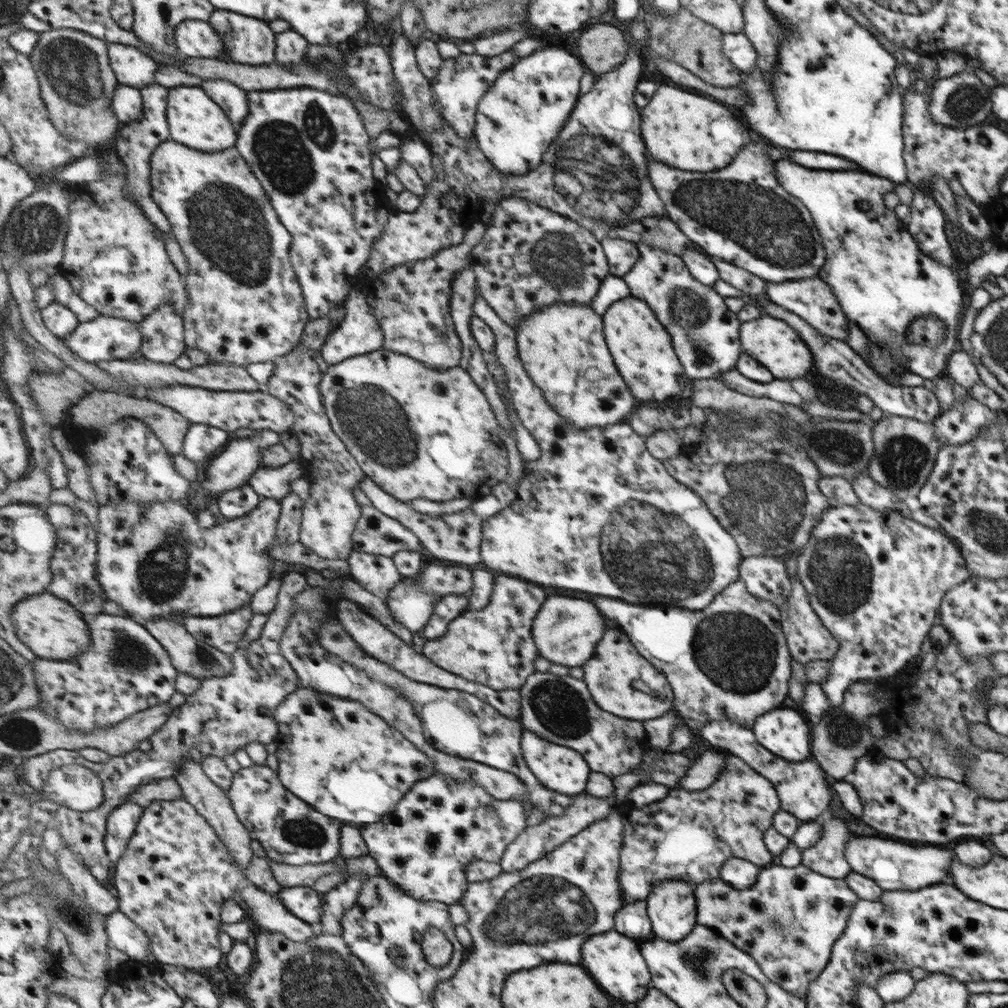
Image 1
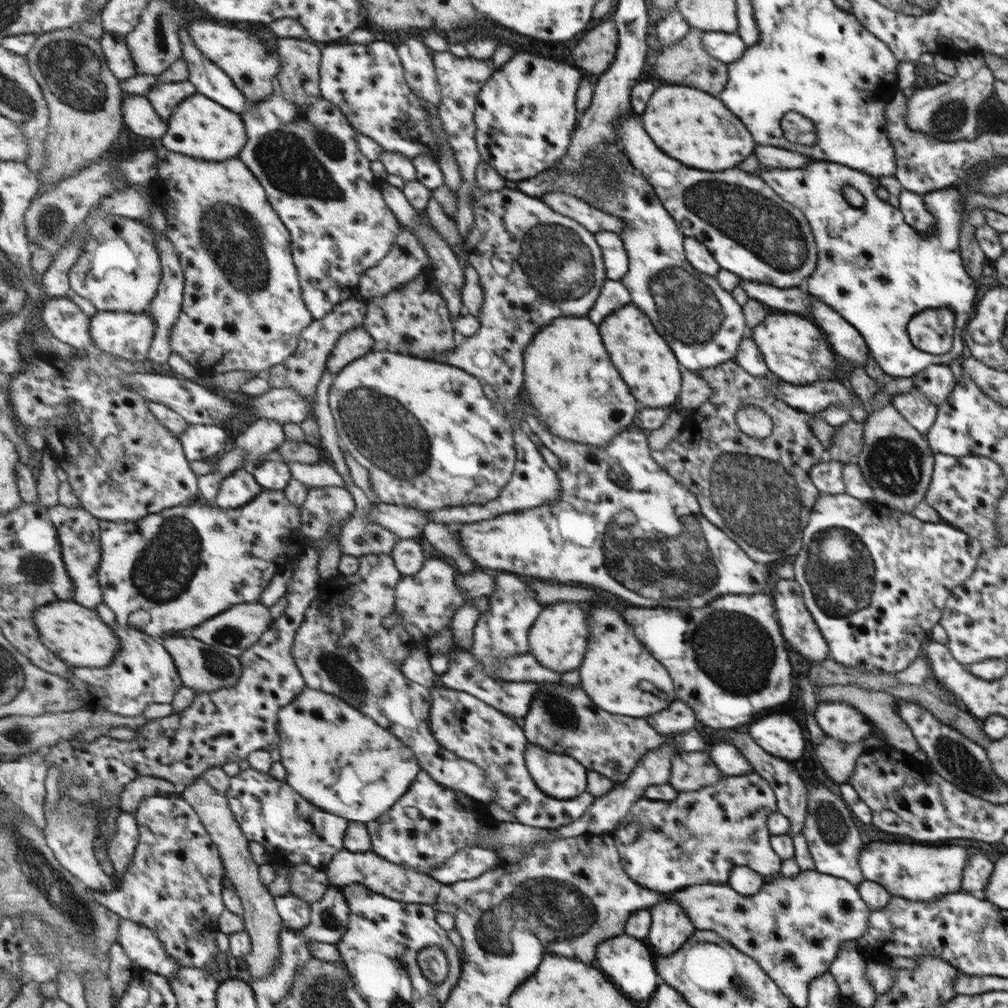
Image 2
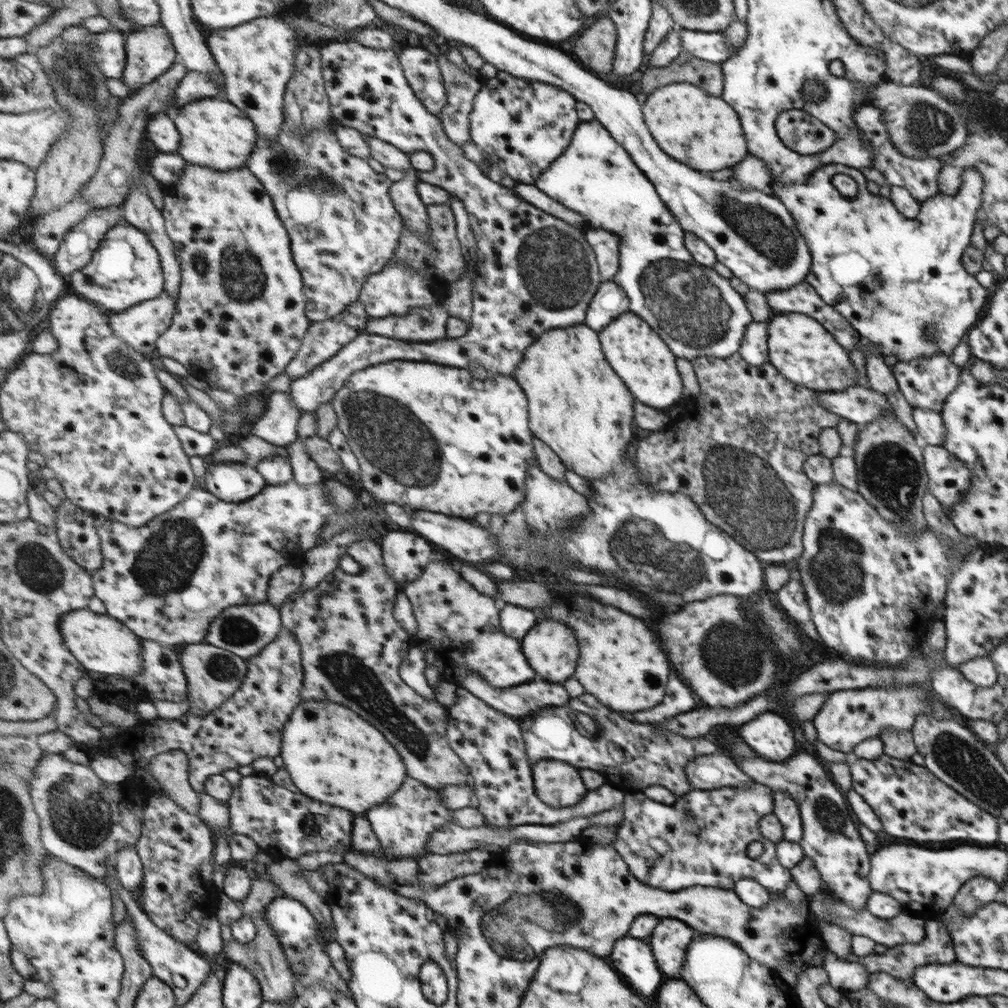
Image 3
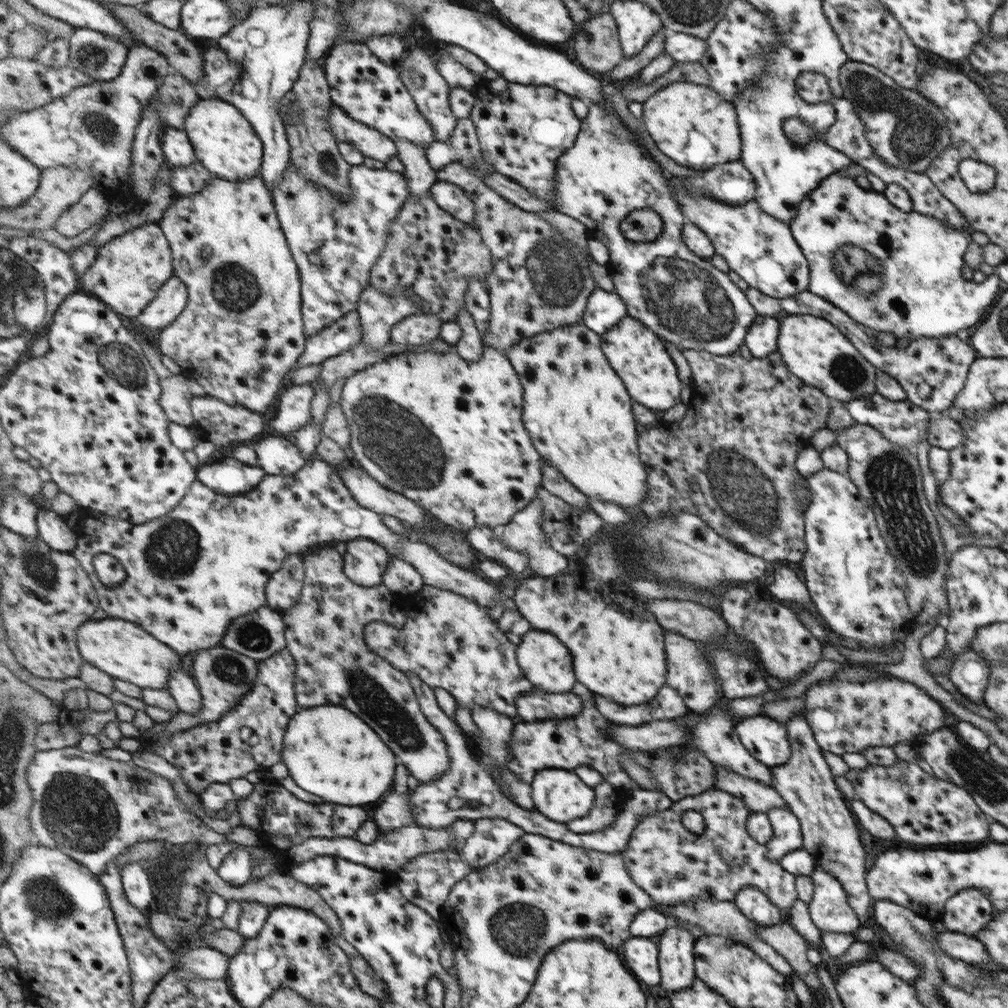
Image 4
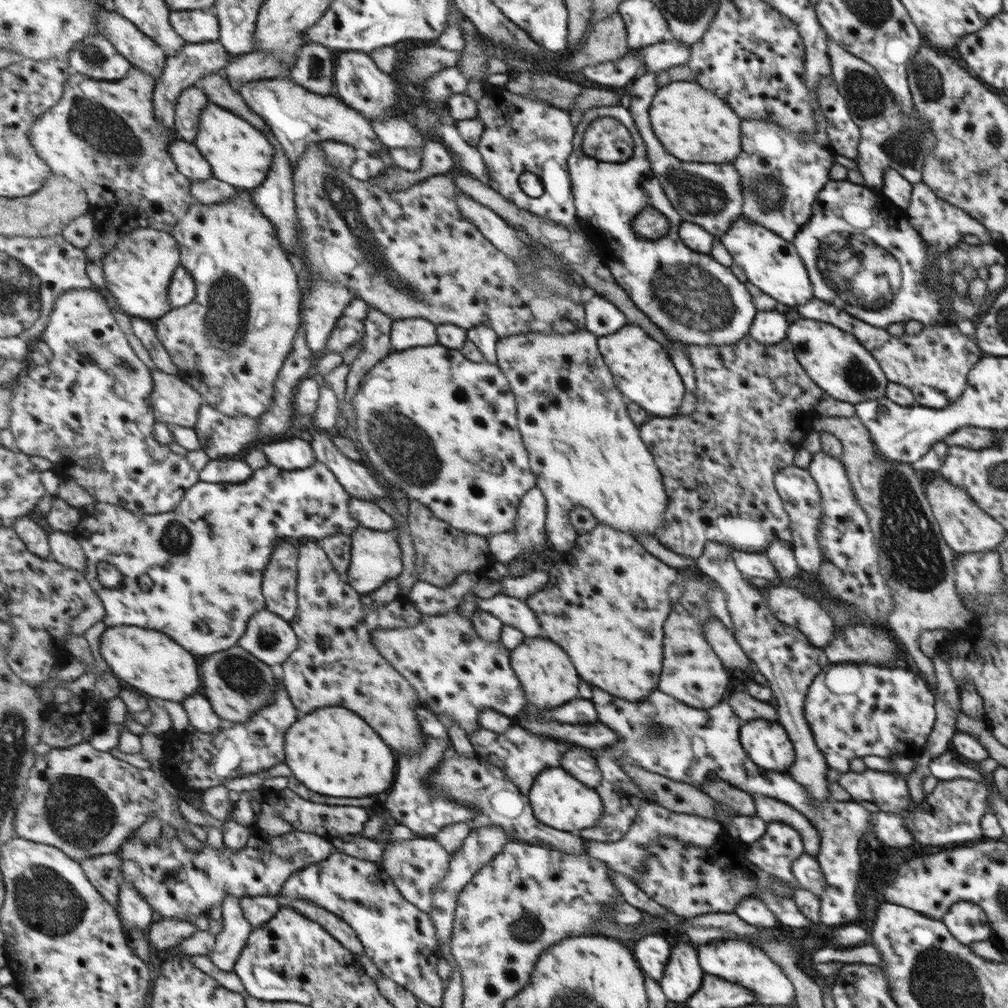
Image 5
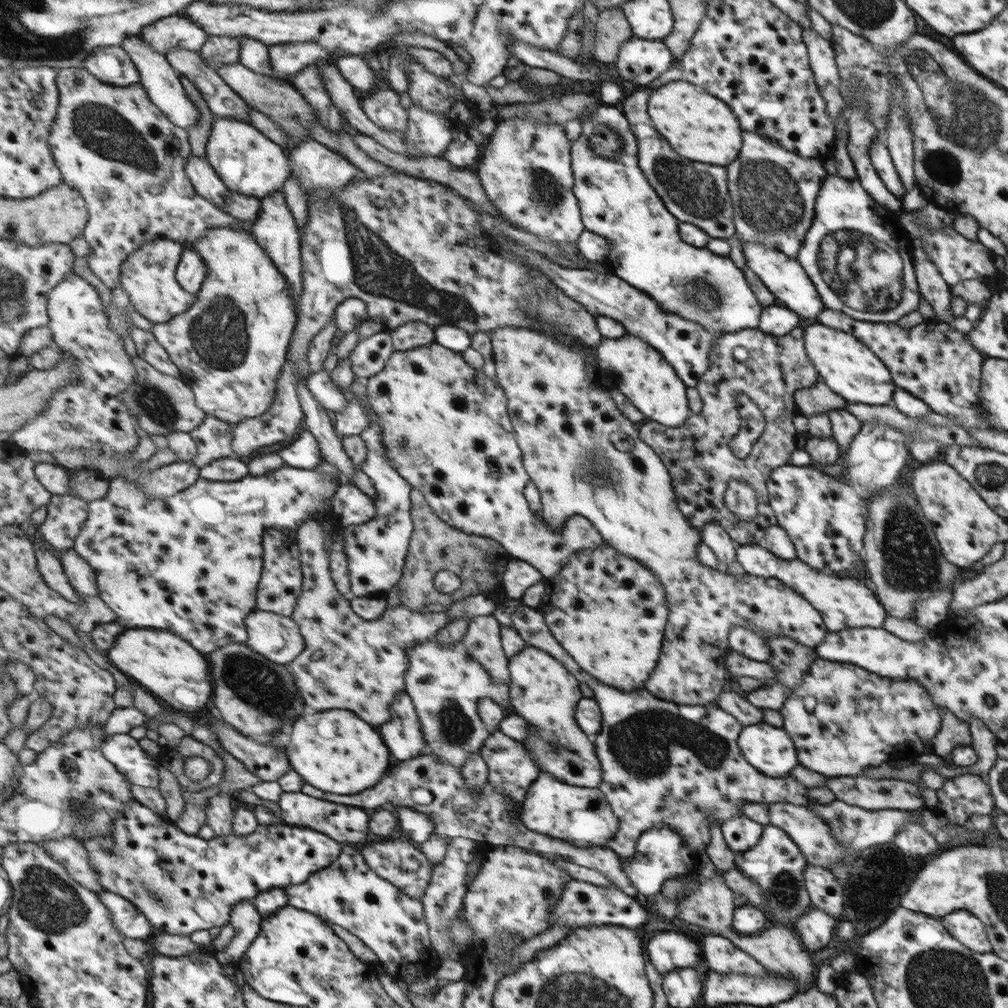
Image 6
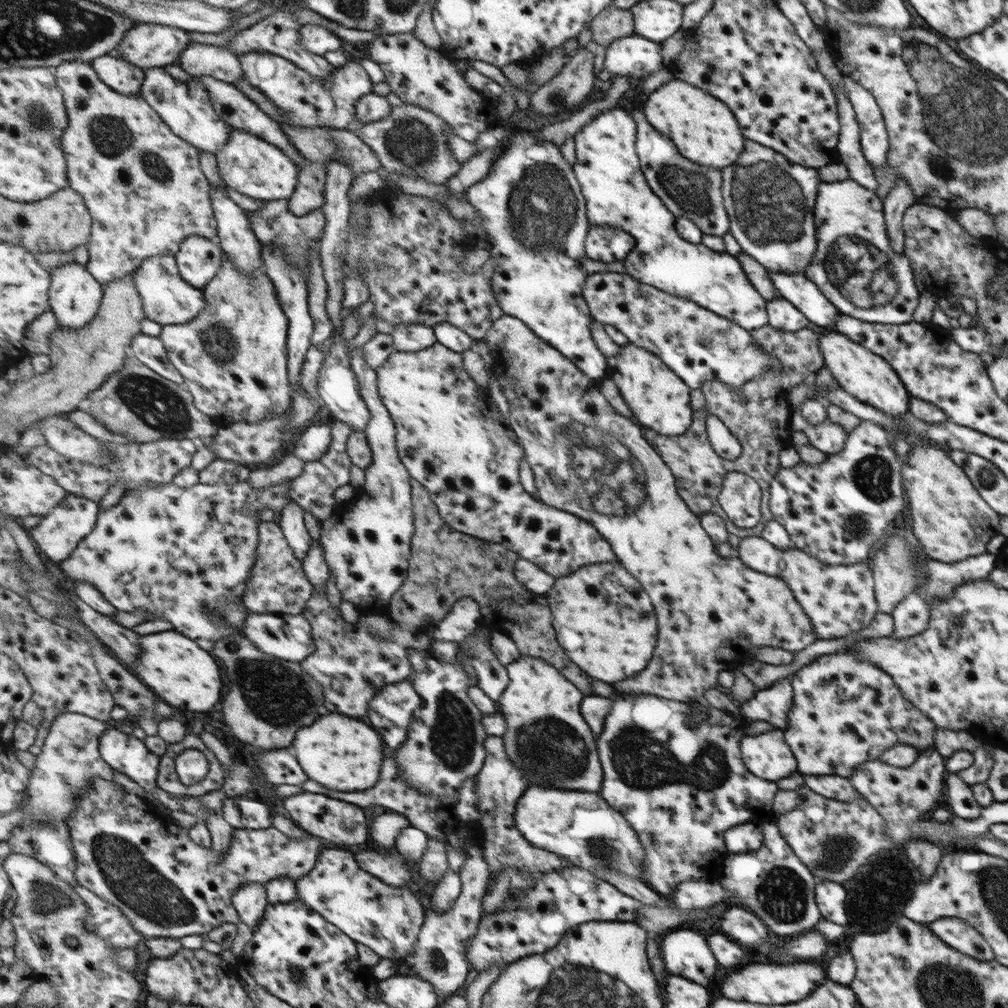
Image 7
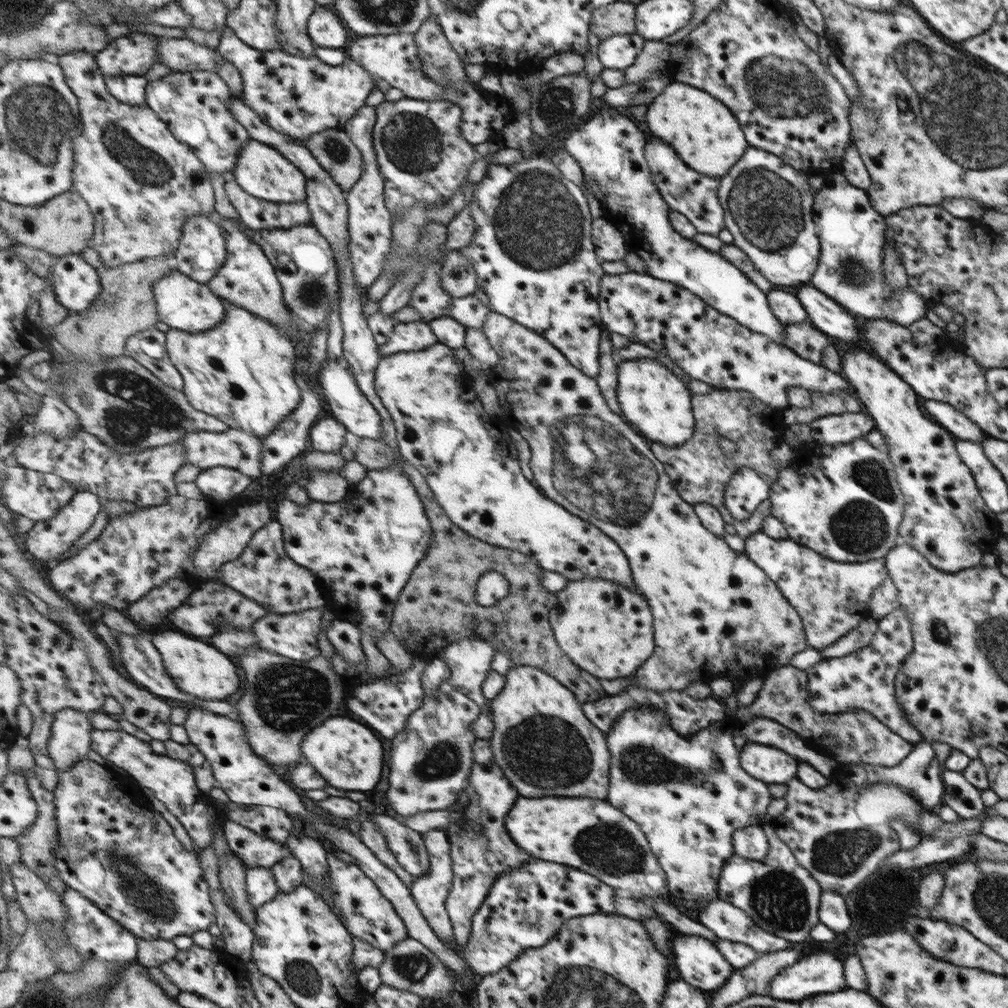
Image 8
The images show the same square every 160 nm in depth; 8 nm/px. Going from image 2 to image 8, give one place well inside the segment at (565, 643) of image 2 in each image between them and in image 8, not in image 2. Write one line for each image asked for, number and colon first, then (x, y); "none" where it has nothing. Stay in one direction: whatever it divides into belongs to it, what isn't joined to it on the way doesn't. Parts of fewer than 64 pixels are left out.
3: (551, 648)
4: (543, 657)
5: (549, 679)
6: (543, 692)
7: (543, 709)
8: (542, 735)

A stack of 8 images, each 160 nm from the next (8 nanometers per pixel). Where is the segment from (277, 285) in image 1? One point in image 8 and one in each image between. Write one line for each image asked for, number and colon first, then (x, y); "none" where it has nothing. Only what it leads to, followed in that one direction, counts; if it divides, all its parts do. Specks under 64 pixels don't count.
2: (244, 309)
3: (241, 318)
4: (242, 332)
5: (231, 342)
6: (232, 345)
7: (234, 356)
8: (243, 371)

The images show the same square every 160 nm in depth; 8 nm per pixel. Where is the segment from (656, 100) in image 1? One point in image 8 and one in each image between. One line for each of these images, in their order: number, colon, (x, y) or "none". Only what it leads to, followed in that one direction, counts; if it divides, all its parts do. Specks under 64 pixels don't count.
2: (690, 125)
3: (693, 126)
4: (690, 123)
5: (698, 126)
6: (699, 125)
7: (705, 130)
8: (703, 131)

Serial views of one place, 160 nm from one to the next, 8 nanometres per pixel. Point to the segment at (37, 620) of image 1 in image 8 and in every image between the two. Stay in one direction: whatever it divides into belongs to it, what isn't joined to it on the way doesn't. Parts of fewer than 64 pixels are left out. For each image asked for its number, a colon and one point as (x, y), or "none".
2: (74, 632)
3: (103, 644)
4: (117, 647)
5: (149, 661)
6: (166, 665)
7: (187, 677)
8: (198, 669)

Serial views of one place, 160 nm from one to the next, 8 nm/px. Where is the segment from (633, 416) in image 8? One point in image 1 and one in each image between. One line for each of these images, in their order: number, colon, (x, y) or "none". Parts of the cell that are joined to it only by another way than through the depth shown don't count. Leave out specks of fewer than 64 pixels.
1: (641, 347)
2: (647, 364)
3: (636, 352)
4: (635, 352)
5: (641, 368)
6: (641, 374)
7: (659, 399)

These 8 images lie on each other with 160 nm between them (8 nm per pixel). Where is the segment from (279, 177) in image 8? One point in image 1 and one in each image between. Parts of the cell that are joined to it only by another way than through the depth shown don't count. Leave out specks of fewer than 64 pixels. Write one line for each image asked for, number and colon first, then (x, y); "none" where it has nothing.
1: (195, 119)
2: (199, 127)
3: (215, 133)
4: (226, 143)
5: (241, 155)
6: (250, 163)
7: (253, 166)

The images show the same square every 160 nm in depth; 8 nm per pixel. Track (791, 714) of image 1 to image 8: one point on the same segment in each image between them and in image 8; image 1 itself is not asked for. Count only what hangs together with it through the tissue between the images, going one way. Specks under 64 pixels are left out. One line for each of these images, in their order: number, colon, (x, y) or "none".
2: (777, 734)
3: (771, 737)
4: (764, 738)
5: (764, 742)
6: (768, 749)
7: (770, 758)
8: (772, 766)

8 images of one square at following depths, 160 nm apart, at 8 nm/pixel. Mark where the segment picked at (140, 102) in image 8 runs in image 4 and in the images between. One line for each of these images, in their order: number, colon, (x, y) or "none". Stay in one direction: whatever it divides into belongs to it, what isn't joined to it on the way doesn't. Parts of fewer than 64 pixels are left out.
4: (102, 57)
5: (97, 57)
6: (113, 64)
7: (121, 75)

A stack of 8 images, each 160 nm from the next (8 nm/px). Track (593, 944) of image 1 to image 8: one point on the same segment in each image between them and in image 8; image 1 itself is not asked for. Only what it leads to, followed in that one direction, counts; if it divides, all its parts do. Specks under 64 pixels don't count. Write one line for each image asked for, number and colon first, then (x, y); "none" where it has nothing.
2: (624, 958)
3: (633, 957)
4: (641, 954)
5: (653, 951)
6: (668, 950)
7: (684, 953)
8: (697, 961)

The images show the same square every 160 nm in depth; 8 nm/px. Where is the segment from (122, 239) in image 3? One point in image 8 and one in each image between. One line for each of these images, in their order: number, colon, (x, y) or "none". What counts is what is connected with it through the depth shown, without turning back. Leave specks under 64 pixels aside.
4: (129, 271)
5: (139, 271)
6: (149, 276)
7: (168, 298)
8: (183, 303)

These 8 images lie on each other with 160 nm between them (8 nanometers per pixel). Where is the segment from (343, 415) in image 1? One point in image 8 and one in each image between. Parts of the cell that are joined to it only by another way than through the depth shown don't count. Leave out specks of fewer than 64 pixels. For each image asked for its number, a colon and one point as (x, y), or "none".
2: (429, 437)
3: (428, 436)
4: (449, 433)
5: (444, 428)
6: (447, 427)
7: (466, 456)
8: (474, 470)

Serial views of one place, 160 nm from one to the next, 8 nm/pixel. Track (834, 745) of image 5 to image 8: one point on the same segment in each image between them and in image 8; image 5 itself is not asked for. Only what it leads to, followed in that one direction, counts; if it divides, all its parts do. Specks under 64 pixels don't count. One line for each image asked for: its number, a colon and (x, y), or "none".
6: (842, 718)
7: (845, 711)
8: (864, 679)

